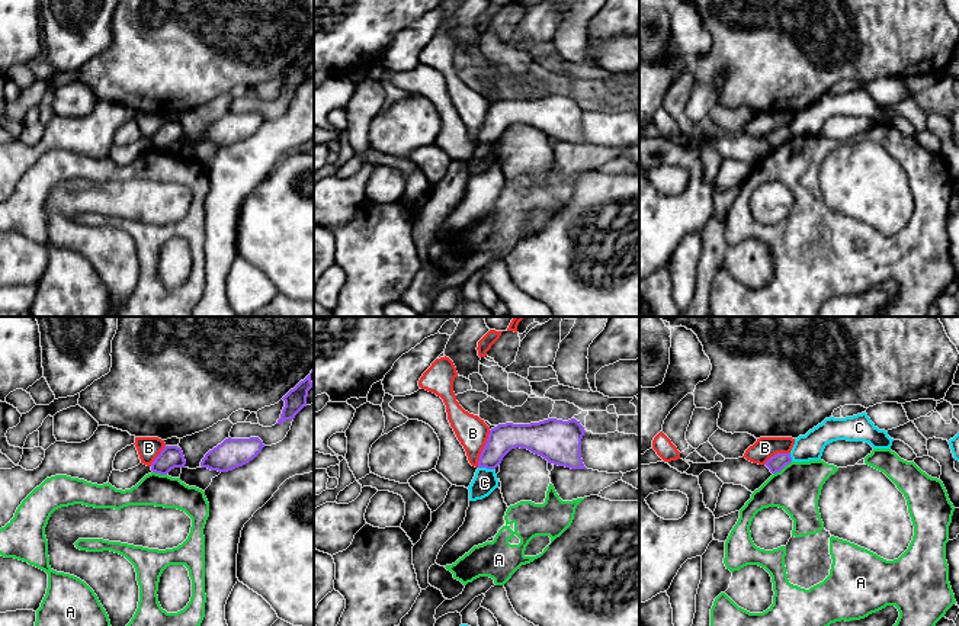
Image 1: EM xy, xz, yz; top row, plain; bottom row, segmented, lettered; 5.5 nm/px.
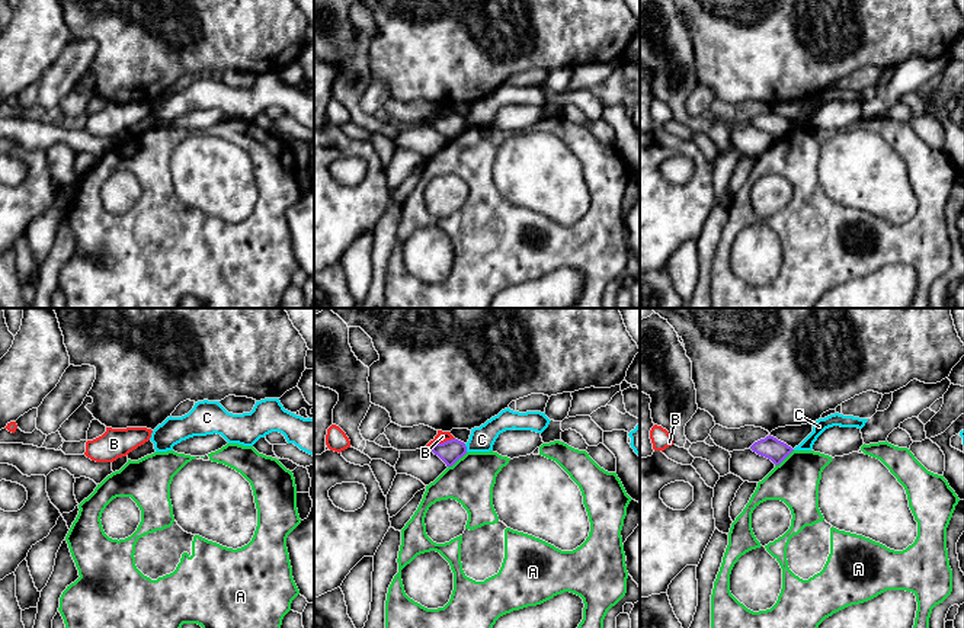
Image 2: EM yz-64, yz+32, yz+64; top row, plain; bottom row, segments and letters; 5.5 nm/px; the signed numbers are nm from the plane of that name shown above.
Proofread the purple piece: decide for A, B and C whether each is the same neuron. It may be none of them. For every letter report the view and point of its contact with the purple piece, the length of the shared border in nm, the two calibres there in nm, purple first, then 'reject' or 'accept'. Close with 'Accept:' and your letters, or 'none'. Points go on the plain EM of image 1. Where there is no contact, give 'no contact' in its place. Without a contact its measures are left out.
A: meets purple in yz at (782, 143); contact 130 nm long; 90 nm thick on the purple side, 260 nm on the other; reject
B: meets purple in xz at (483, 124); contact 220 nm long; 160 nm thick on the purple side, 170 nm on the other; reject
C: meets purple in xz at (486, 141); contact 90 nm long; 160 nm thick on the purple side, 140 nm on the other; reject
Accept: none

